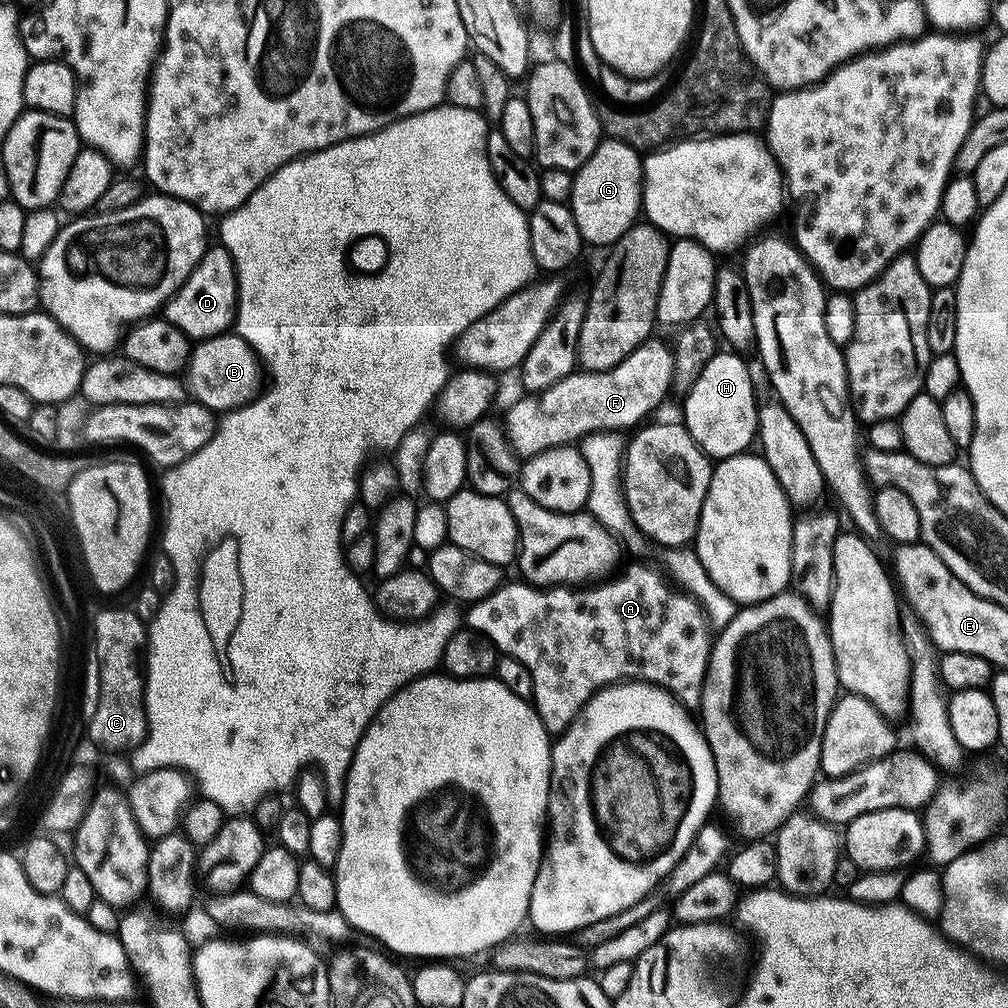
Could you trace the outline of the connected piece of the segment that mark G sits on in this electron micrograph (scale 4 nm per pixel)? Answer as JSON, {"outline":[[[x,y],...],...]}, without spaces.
{"outline":[[[601,139],[594,154],[586,158],[584,167],[577,168],[572,177],[570,207],[585,245],[615,244],[637,223],[642,212],[641,153],[621,140]]]}

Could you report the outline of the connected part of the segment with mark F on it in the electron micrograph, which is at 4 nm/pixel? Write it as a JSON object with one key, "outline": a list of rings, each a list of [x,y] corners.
{"outline":[[[656,339],[645,340],[610,370],[577,370],[542,393],[525,395],[525,400],[518,401],[502,420],[516,455],[527,458],[563,444],[575,445],[593,432],[635,429],[648,418],[643,416],[650,415],[663,402],[672,387],[676,356]]]}

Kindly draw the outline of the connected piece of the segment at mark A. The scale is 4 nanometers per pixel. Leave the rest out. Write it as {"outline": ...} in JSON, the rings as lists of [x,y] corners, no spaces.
{"outline":[[[632,564],[625,570],[622,576],[617,575],[615,578],[612,578],[617,578],[617,580],[609,579],[607,582],[600,582],[595,586],[581,587],[579,590],[572,586],[541,588],[527,582],[519,582],[520,584],[504,582],[486,598],[475,601],[469,607],[472,609],[466,612],[466,624],[467,627],[474,629],[475,632],[481,632],[494,645],[497,653],[518,658],[518,662],[522,662],[522,666],[526,666],[526,670],[530,670],[530,678],[534,682],[531,703],[534,705],[537,714],[540,716],[540,721],[544,723],[544,728],[549,734],[559,734],[566,731],[569,724],[575,720],[577,714],[583,710],[584,704],[595,692],[617,682],[657,684],[660,688],[665,688],[666,691],[675,696],[677,701],[683,704],[685,708],[696,710],[700,707],[700,695],[704,689],[704,676],[708,672],[708,658],[712,655],[712,645],[714,643],[713,637],[711,635],[708,637],[710,625],[703,609],[697,604],[696,600],[680,590],[673,590],[674,592],[671,592],[664,585],[664,582],[666,583],[665,577],[660,572],[659,574],[654,569],[647,568],[644,564]]]}

